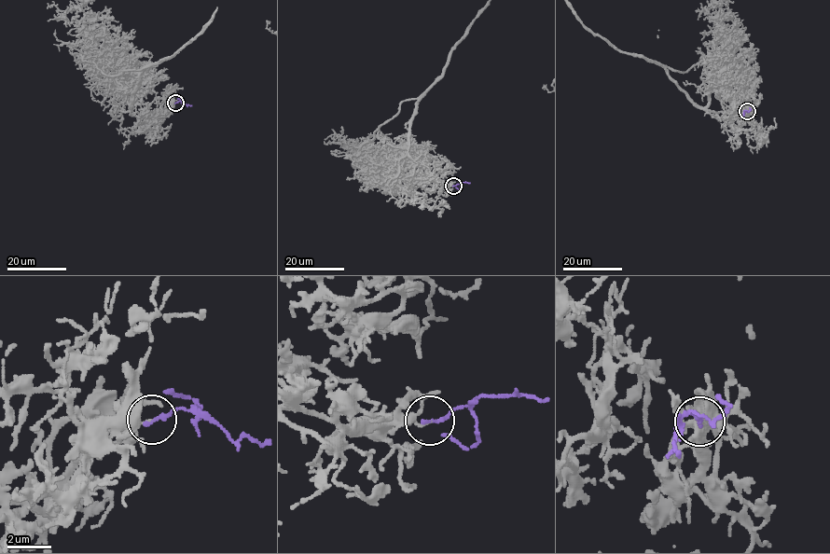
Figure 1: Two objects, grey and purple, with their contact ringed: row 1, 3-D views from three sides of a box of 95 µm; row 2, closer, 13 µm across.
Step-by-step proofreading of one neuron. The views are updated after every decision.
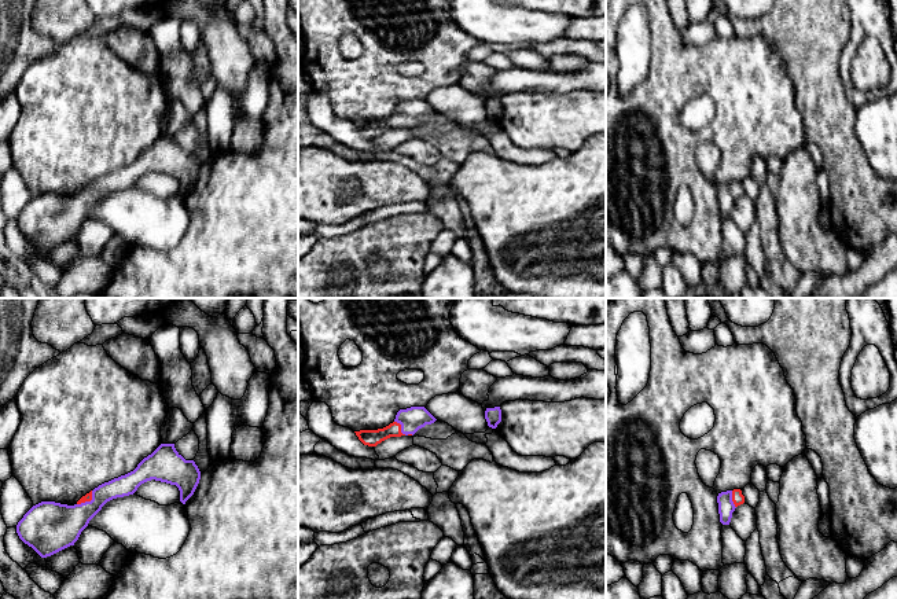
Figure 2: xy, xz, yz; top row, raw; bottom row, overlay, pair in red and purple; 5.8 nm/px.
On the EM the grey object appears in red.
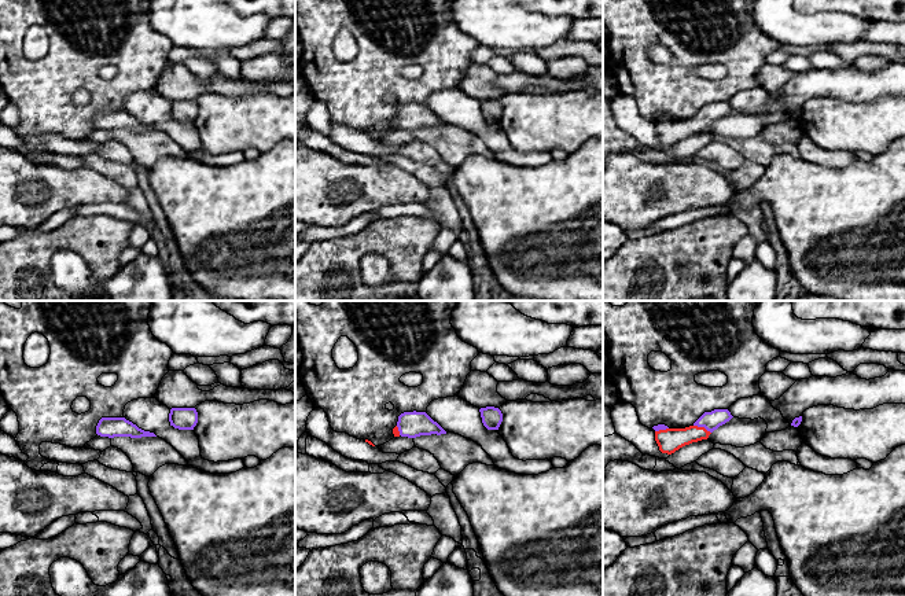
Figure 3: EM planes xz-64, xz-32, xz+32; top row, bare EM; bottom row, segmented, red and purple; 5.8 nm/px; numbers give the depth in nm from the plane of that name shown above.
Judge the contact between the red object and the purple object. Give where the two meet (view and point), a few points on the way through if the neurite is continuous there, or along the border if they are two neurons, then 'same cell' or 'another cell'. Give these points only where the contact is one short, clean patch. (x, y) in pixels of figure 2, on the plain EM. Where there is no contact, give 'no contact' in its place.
meets red in xz at (400, 124); same cell

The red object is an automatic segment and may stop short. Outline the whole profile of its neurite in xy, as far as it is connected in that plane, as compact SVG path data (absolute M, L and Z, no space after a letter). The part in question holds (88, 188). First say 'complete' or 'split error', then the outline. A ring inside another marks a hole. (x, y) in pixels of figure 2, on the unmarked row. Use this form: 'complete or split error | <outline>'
split error | M161 136L133 163L99 177L74 198L55 194L33 198L18 214L16 225L41 250L51 249L74 238L107 194L133 187L141 176L151 172L176 177L180 194L185 196L199 176L201 163L194 152L185 152L176 143L174 136Z

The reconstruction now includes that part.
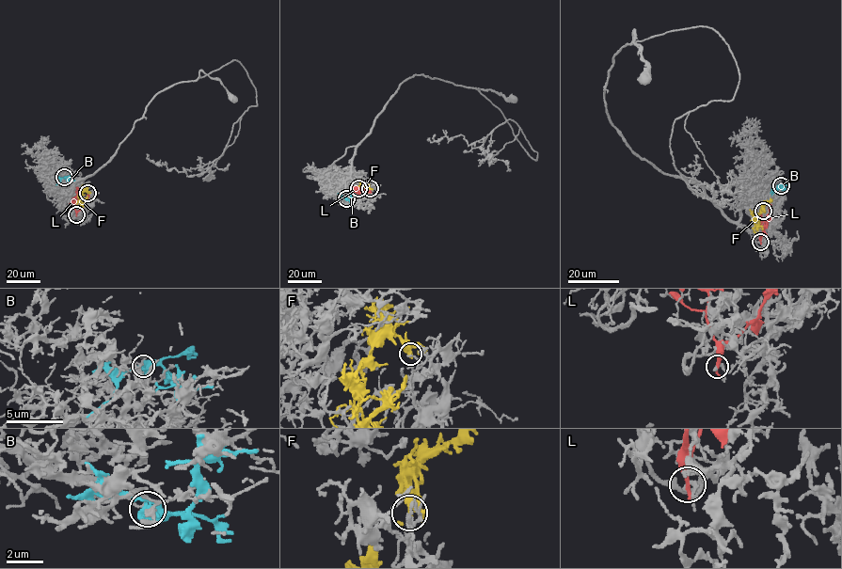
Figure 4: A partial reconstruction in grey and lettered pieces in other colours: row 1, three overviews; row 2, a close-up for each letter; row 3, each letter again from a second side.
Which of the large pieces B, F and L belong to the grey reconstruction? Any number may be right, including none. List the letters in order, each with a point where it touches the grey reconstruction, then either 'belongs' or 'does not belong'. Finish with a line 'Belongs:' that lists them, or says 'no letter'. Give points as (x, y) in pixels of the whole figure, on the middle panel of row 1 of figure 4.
B: (346, 198) | does not belong
F: (370, 188) | belongs
L: (358, 188) | does not belong
Belongs: F

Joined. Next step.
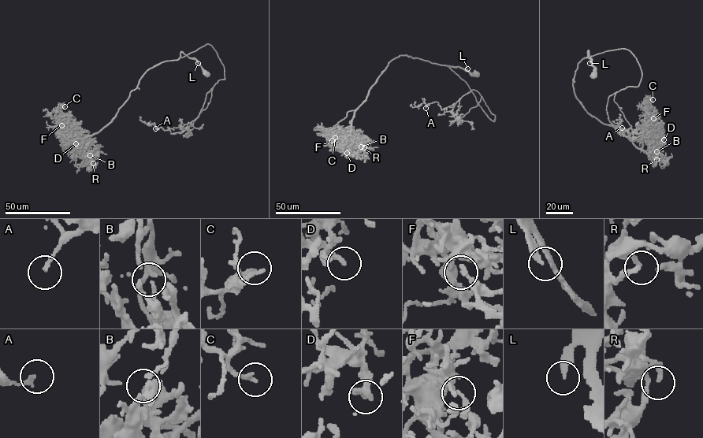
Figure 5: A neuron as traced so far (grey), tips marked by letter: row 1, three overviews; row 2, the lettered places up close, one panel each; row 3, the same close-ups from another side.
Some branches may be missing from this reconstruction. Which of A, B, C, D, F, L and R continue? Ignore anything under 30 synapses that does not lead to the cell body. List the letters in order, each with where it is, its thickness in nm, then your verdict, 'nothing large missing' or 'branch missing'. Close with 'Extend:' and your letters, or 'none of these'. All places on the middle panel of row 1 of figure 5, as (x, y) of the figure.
A: at (425, 108); 120 nm thick; nothing large missing
B: at (361, 146); 150 nm thick; branch missing
C: at (335, 137); 220 nm thick; nothing large missing
D: at (347, 153); 170 nm thick; nothing large missing
F: at (332, 140); 130 nm thick; nothing large missing
L: at (467, 68); 240 nm thick; nothing large missing
R: at (364, 147); 220 nm thick; branch missing
Extend: B, R

